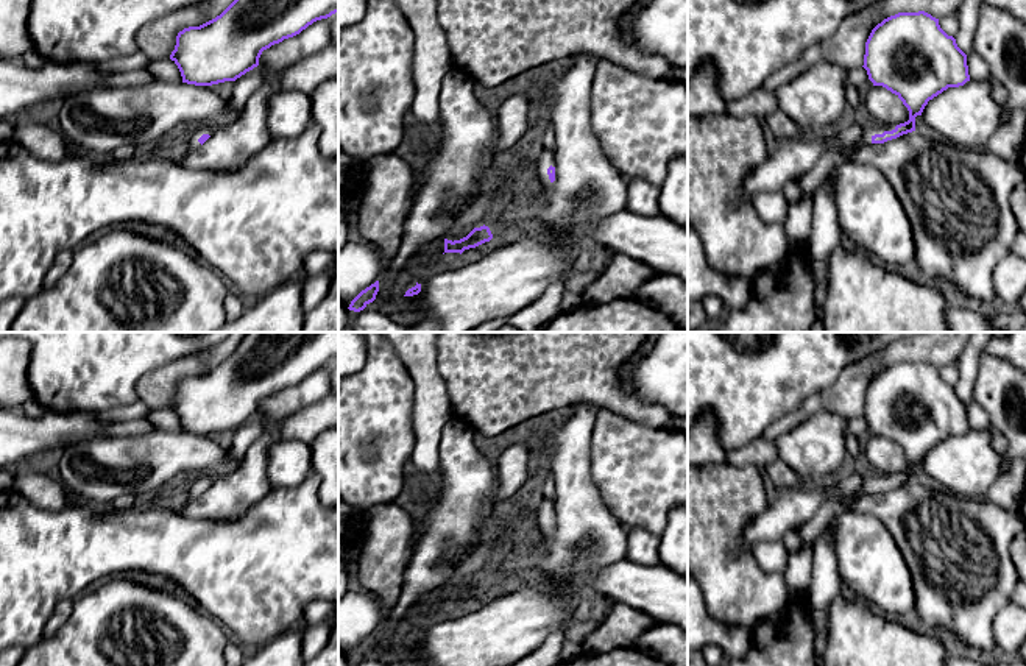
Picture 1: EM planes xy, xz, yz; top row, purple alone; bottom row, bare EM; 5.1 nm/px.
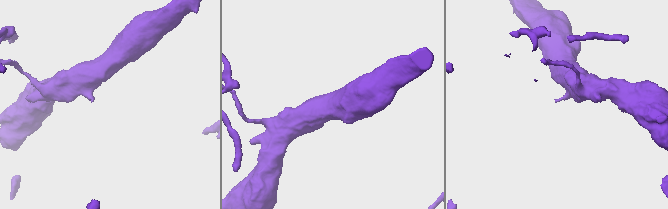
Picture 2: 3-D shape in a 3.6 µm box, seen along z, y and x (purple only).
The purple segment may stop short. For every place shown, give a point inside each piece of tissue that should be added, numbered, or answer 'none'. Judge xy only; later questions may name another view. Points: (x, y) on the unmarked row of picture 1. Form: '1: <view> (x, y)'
1: xy (191, 492)

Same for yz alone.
1: yz (866, 488)

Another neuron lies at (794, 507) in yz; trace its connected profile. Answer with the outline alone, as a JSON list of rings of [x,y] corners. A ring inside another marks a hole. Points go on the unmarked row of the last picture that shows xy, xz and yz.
[[[820,482],[783,488],[775,502],[747,523],[742,544],[753,551],[759,541],[780,541],[789,530],[803,527],[815,516],[833,488]]]

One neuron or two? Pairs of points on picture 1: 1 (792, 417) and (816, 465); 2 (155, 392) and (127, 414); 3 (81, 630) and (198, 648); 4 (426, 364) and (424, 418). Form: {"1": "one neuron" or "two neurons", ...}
{"1": "two neurons", "2": "two neurons", "3": "one neuron", "4": "one neuron"}

